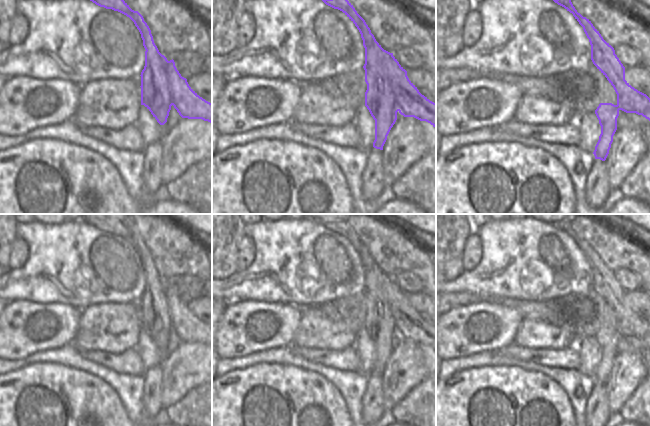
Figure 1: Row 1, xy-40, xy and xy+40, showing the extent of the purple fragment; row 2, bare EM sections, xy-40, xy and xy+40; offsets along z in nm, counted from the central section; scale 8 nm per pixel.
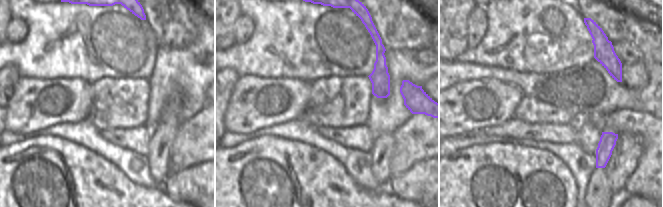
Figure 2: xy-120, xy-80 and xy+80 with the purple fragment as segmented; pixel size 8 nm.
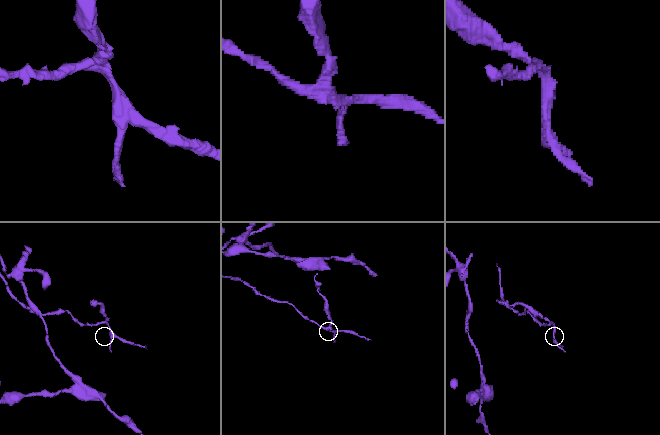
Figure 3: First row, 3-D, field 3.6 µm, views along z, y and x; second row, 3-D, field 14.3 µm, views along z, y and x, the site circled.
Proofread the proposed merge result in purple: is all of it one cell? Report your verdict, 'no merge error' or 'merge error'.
merge error

